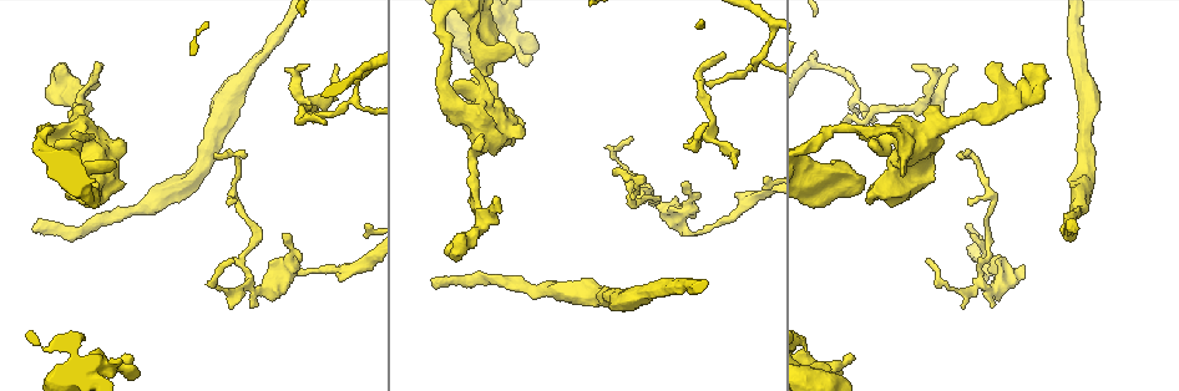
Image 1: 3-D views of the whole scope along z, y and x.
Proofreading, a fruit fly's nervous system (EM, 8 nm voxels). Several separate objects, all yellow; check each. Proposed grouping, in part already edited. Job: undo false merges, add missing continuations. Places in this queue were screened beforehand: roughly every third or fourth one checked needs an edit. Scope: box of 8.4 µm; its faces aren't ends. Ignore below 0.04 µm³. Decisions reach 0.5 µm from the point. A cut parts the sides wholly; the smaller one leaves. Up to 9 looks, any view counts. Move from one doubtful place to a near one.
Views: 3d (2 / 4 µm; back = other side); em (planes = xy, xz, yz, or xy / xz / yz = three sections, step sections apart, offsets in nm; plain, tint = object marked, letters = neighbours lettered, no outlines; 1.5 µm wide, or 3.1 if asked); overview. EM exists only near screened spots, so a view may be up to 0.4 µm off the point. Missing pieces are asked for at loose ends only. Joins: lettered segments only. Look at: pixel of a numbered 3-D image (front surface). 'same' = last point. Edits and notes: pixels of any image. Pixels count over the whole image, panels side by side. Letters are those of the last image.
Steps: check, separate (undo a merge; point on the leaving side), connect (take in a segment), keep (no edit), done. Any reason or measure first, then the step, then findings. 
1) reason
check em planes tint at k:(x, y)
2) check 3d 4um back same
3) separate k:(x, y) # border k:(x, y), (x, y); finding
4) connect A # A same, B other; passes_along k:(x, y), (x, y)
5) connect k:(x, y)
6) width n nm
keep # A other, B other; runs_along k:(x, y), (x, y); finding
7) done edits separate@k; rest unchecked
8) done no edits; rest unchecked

long arm stops here
check 3d 2um at 1:(433, 287)

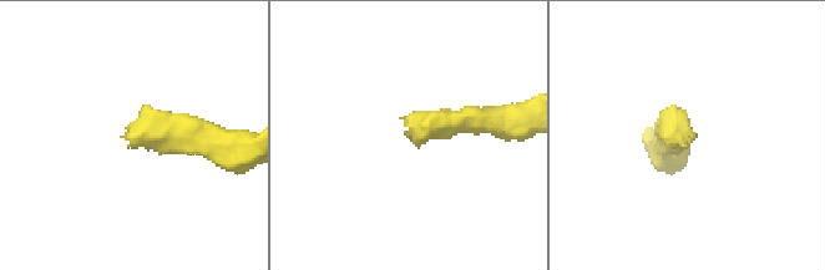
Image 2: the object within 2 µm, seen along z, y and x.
check em xz step 8 letters at 2:(689, 146)

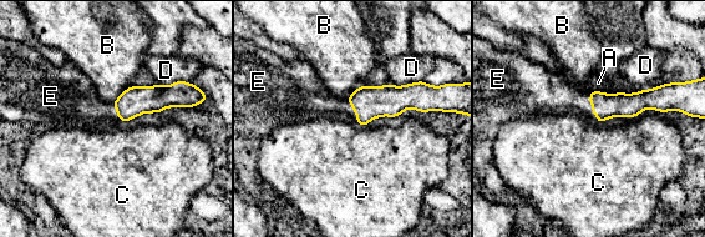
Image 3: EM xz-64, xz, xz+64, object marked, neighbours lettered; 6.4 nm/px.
check em planes letters same

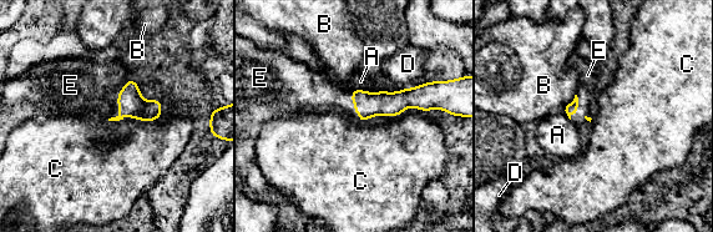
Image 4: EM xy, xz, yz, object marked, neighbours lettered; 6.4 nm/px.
longest_contact A 500 nm
connect E # A other, B other, C other, D other, E same; passes_along 4:(130, 100), (117, 101), (84, 82); the cell continues

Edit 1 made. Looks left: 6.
see it whole again
check overview

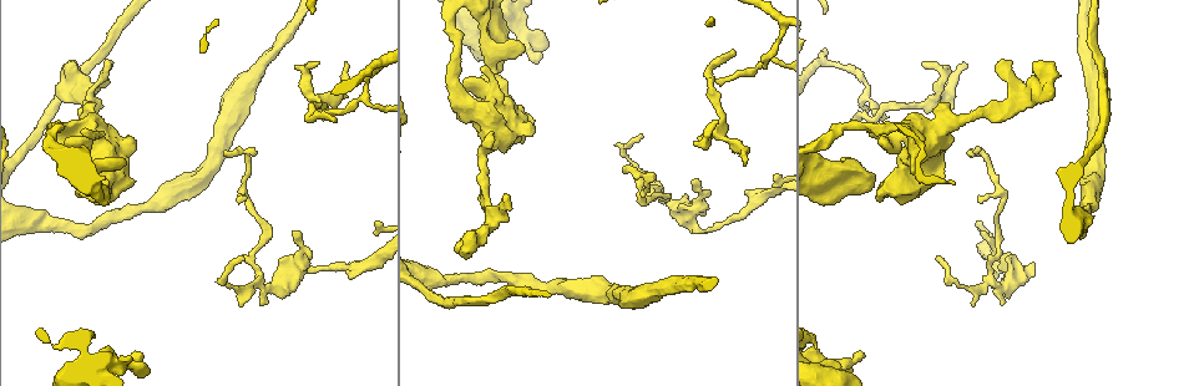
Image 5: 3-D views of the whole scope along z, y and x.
sharp bend
check em yz step 4 tint at 5:(998, 287)

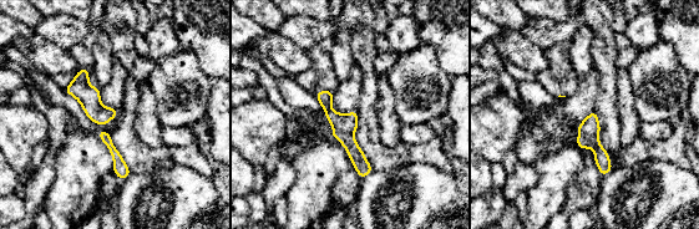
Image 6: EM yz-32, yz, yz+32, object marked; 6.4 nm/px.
check em planes tint same

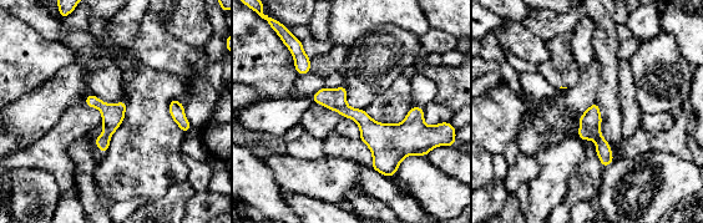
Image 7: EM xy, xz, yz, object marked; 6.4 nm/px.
see the neighbours
check em planes letters same

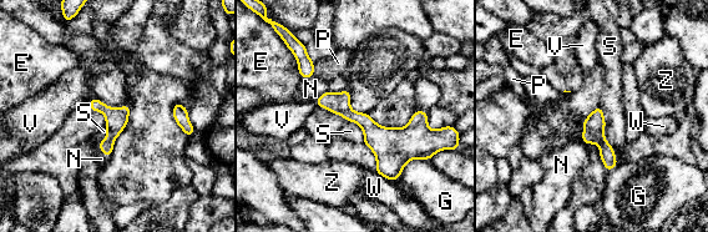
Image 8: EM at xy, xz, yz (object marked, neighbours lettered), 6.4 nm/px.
width 140 nm
keep # E other, G other, N other, P other, S other, V other, W other, Z other; border 8:(600, 106), (602, 134), (613, 150); one cell here

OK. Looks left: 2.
check em planes letters at 5:(965, 66)

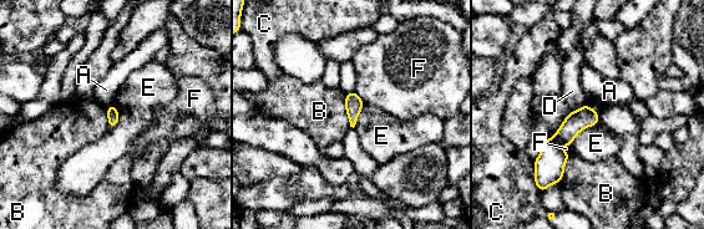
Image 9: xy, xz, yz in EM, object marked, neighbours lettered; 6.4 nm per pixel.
keep # A other, B other, C other, D other, E other, F other; border 9:(344, 95), (344, 107), (350, 126); none of them fits

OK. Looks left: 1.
done edits connect@4; rest unchecked

